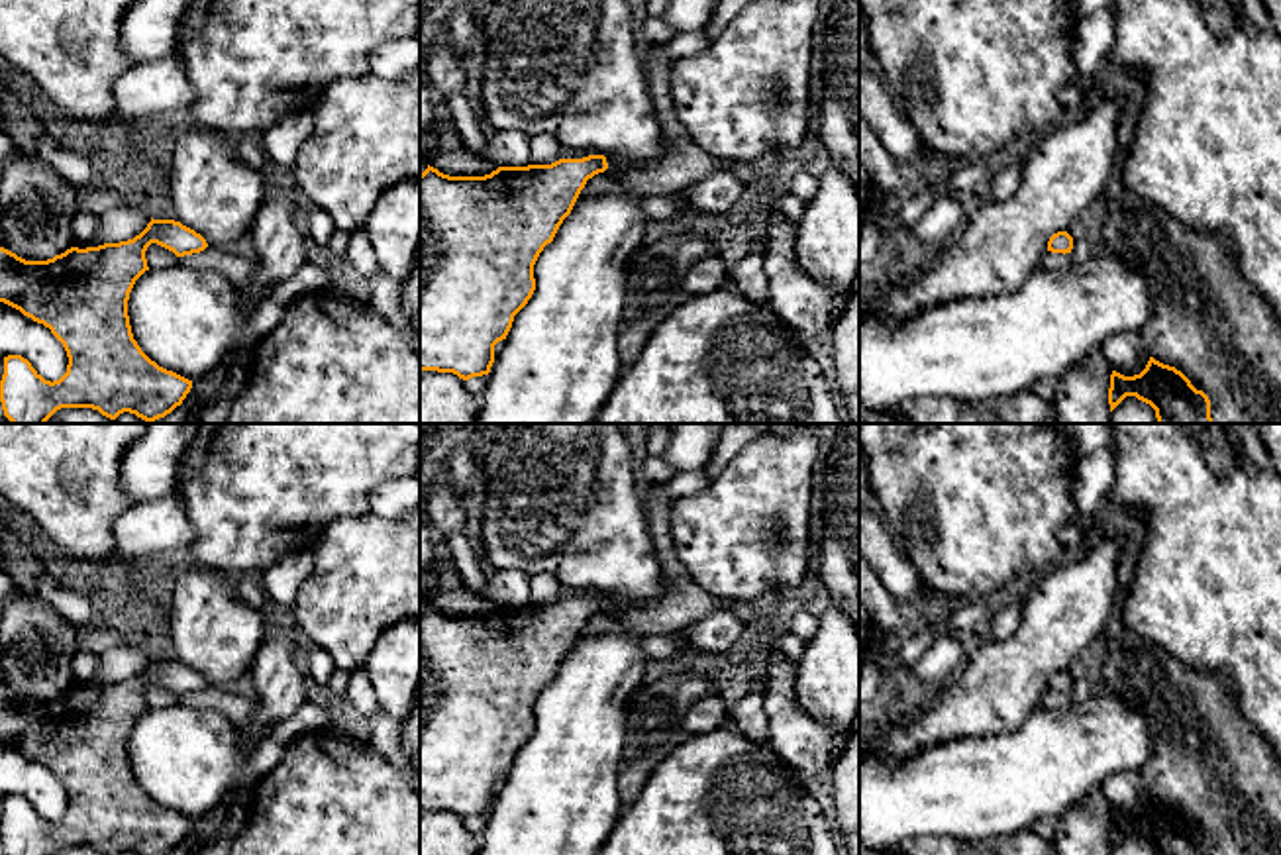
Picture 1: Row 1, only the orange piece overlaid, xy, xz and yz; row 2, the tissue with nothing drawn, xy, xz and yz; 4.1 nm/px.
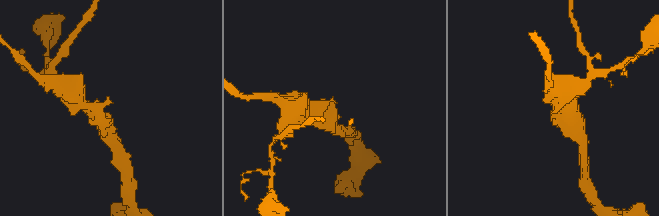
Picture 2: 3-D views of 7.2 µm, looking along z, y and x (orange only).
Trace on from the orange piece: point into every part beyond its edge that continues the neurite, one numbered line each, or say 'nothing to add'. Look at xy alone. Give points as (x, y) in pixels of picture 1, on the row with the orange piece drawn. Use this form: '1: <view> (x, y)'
nothing to add

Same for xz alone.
nothing to add

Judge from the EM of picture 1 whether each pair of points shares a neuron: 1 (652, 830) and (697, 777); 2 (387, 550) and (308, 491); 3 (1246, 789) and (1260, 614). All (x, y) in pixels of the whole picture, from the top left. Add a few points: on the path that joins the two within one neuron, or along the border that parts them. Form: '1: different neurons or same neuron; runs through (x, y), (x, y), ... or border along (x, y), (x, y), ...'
1: same neuron; runs through (666, 816), (691, 791)
2: different neurons; border along (369, 512), (336, 518), (310, 548)
3: different neurons; border along (1234, 683), (1234, 704), (1260, 734)

